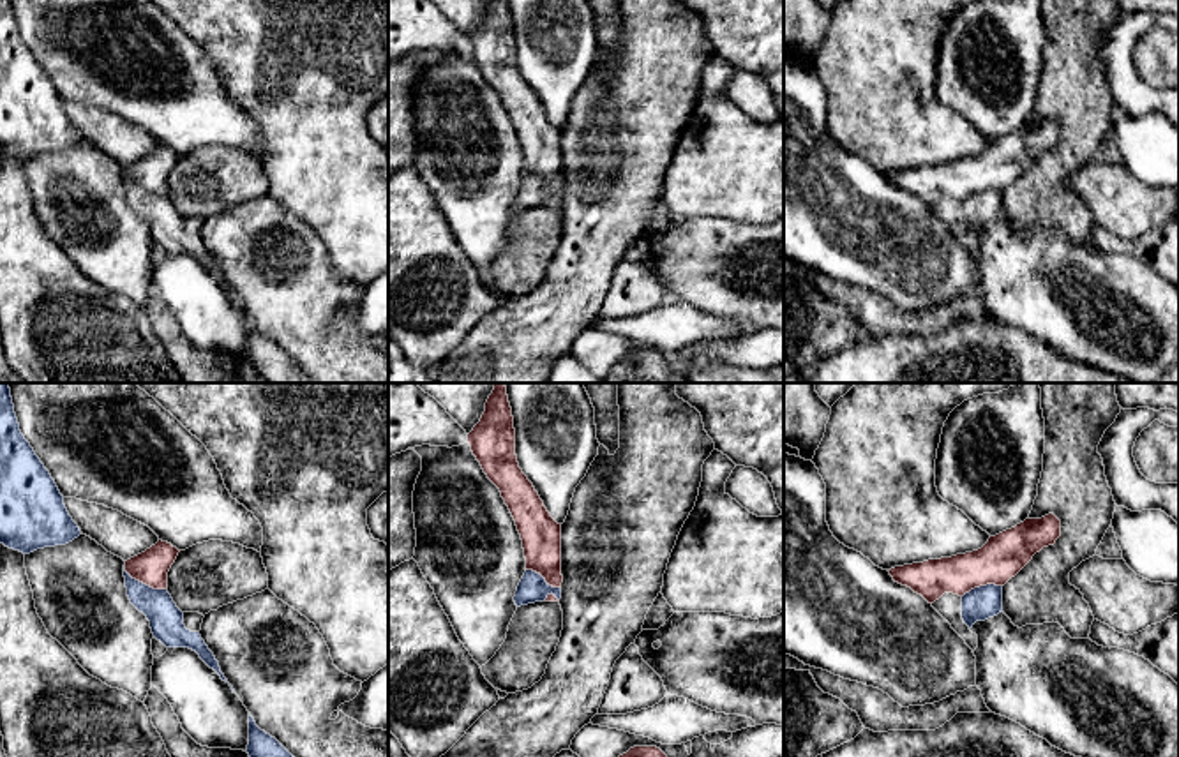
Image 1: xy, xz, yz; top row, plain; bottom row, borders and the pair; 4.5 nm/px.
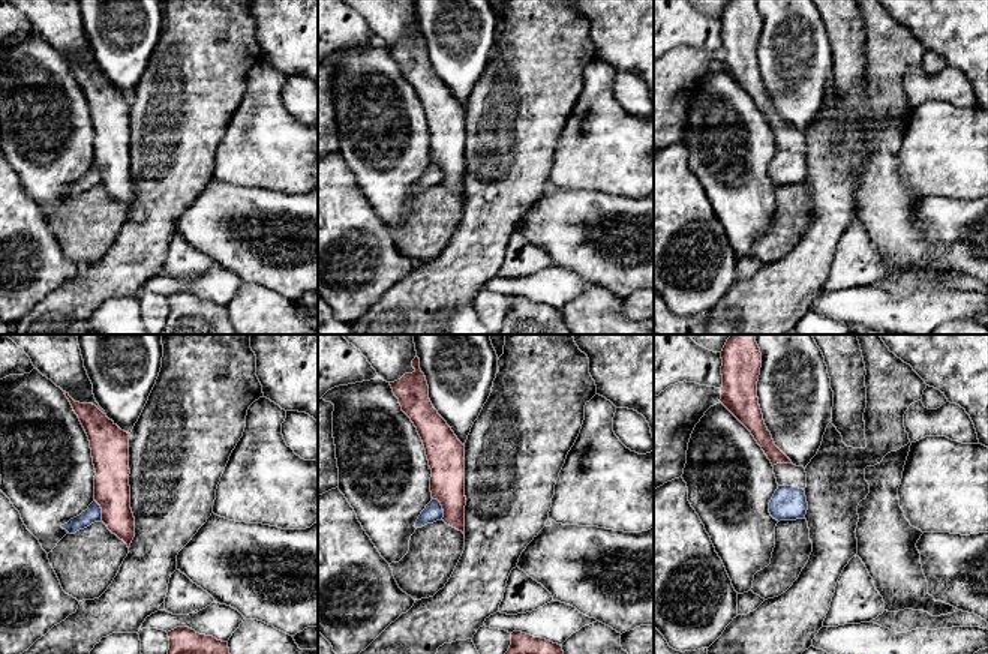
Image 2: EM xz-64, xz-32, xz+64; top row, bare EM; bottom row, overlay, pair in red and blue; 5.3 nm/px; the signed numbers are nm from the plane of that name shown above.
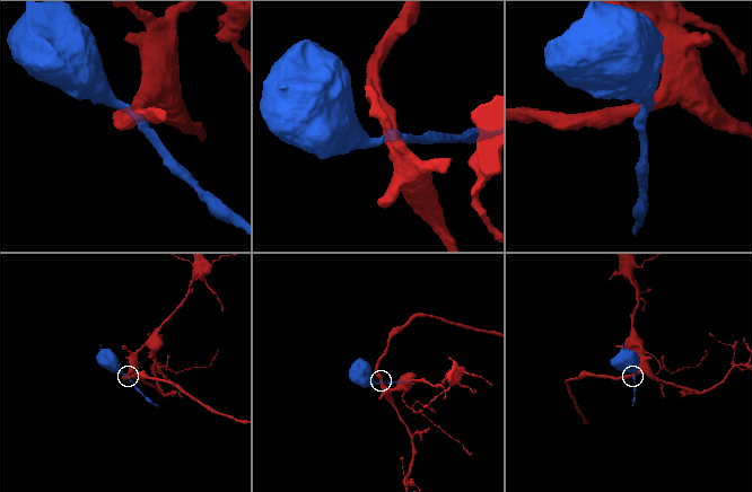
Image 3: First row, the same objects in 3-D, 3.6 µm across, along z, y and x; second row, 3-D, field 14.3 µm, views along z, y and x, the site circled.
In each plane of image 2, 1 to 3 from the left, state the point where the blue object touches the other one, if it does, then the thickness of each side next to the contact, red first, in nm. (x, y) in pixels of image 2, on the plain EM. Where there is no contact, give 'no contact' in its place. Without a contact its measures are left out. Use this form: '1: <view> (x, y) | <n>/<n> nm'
1: xz-64 (102, 174) | 190/90 nm
2: xz-32 (443, 171) | 190/100 nm
3: no contact

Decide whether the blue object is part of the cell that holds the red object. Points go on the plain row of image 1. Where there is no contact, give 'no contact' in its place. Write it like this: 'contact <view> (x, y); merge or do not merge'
contact xy (143, 187); do not merge

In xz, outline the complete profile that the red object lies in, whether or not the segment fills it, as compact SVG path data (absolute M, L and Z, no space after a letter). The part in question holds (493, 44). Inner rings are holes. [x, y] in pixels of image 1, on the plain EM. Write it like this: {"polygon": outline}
{"polygon": "M489 0L480 26L468 39L473 60L499 94L522 145L526 175L561 192L561 129L558 129L515 60L515 34L508 0Z"}

